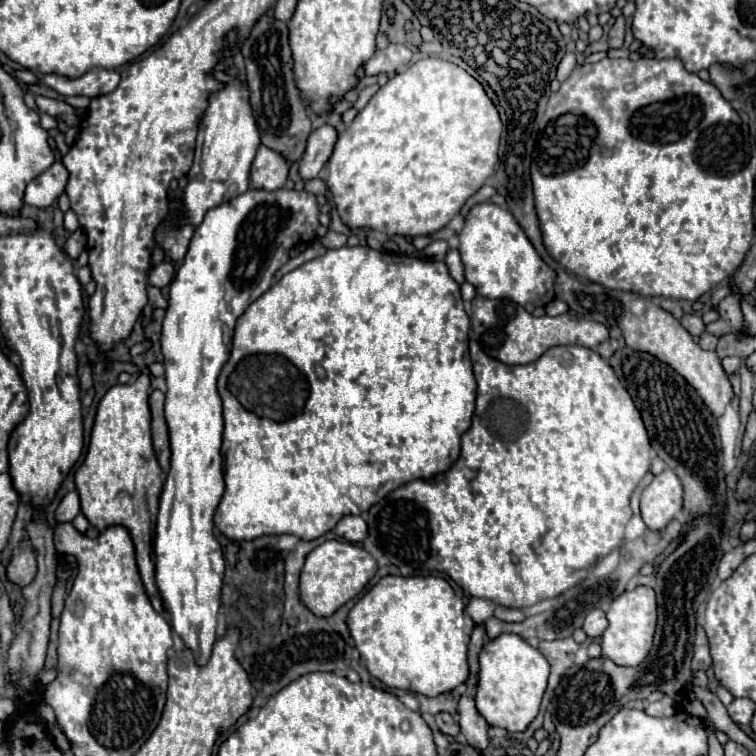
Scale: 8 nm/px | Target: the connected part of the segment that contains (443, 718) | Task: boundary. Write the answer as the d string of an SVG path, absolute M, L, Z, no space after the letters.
M437 713L435 715L435 723L437 723L437 727L445 735L451 735L451 737L459 735L459 723L457 723L457 719L453 715L449 715L449 713Z

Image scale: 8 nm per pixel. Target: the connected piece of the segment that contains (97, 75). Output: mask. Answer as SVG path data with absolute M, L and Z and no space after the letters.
M91 69L77 79L65 79L61 75L41 75L39 83L51 87L63 97L71 95L85 95L85 97L99 97L111 93L119 85L119 73L109 69Z

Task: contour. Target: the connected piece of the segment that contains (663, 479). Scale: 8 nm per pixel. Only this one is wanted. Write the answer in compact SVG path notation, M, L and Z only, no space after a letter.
M665 469L655 475L651 485L641 493L641 517L649 529L663 529L679 511L683 503L683 487L679 477Z

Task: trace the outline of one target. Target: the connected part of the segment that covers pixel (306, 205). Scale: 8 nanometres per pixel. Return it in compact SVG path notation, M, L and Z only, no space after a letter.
M247 189L241 197L235 197L211 211L207 211L203 223L195 229L195 235L191 239L189 251L183 259L183 265L179 267L179 271L175 273L175 279L171 281L171 291L169 291L169 305L167 305L167 313L163 319L163 331L161 331L161 353L163 353L163 365L165 365L165 379L167 379L167 401L165 401L165 419L167 419L167 427L169 427L169 439L171 439L171 467L163 485L163 493L159 499L159 515L157 515L157 525L155 525L155 581L163 599L163 605L171 617L171 627L173 631L183 639L185 647L193 651L195 655L195 663L201 667L209 661L211 657L211 649L215 645L215 629L217 629L217 615L219 615L219 607L221 607L221 587L223 587L223 577L225 577L225 561L223 561L223 551L221 545L217 543L217 539L213 537L213 513L223 497L225 485L223 485L223 459L221 459L221 435L223 435L223 415L221 415L221 399L217 393L217 377L221 371L221 365L225 365L225 361L229 359L229 349L231 349L231 339L233 339L233 329L235 329L235 321L237 317L261 295L265 293L265 289L269 289L275 271L289 261L289 257L299 255L301 251L307 249L307 245L313 243L315 237L315 229L319 227L319 205L315 201L315 195L307 193L307 191L291 191L291 189L279 189L279 191L263 191L263 189Z

